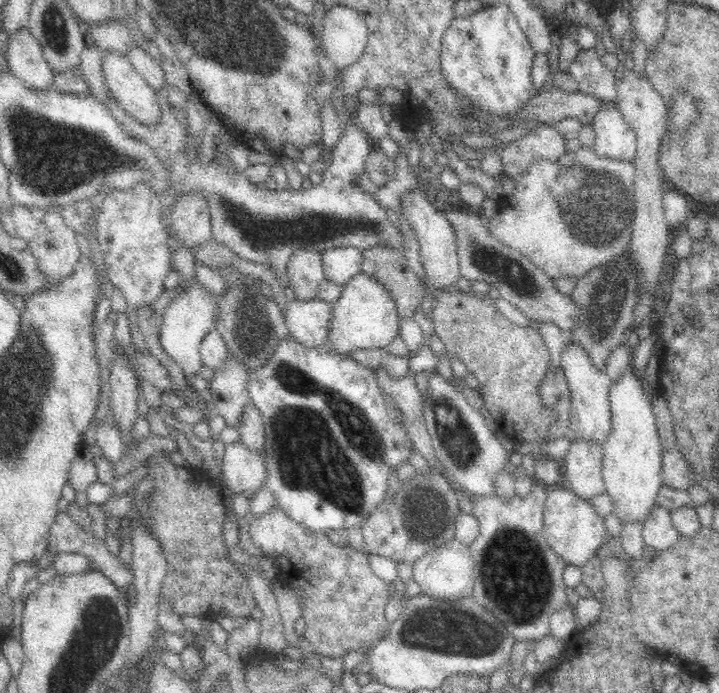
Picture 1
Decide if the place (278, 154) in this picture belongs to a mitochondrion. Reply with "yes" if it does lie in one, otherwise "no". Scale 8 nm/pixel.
no

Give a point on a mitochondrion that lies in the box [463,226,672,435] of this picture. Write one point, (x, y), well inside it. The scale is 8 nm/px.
(516, 276)

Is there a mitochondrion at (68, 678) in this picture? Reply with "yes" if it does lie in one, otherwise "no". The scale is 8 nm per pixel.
yes

